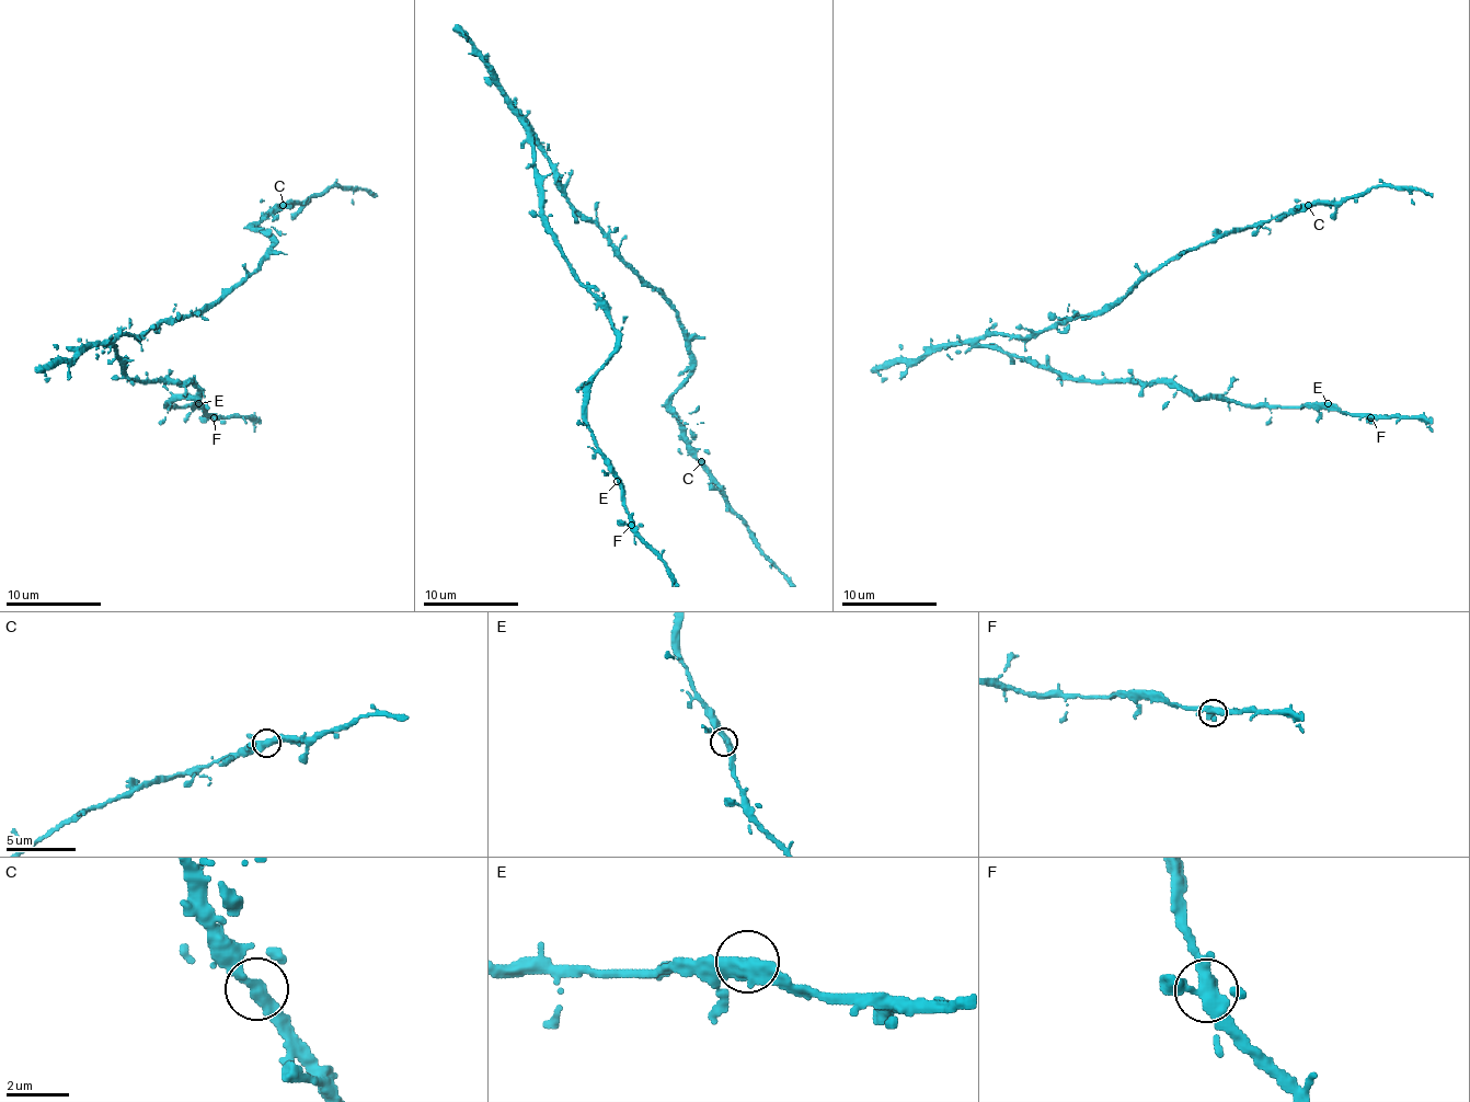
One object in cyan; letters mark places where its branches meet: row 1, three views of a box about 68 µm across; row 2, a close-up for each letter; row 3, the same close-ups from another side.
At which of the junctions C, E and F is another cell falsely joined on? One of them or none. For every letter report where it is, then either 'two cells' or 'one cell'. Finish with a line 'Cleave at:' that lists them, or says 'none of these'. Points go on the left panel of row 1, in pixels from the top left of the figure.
C: (283, 205) | one cell
E: (198, 403) | one cell
F: (214, 417) | one cell
Cleave at: none of these

